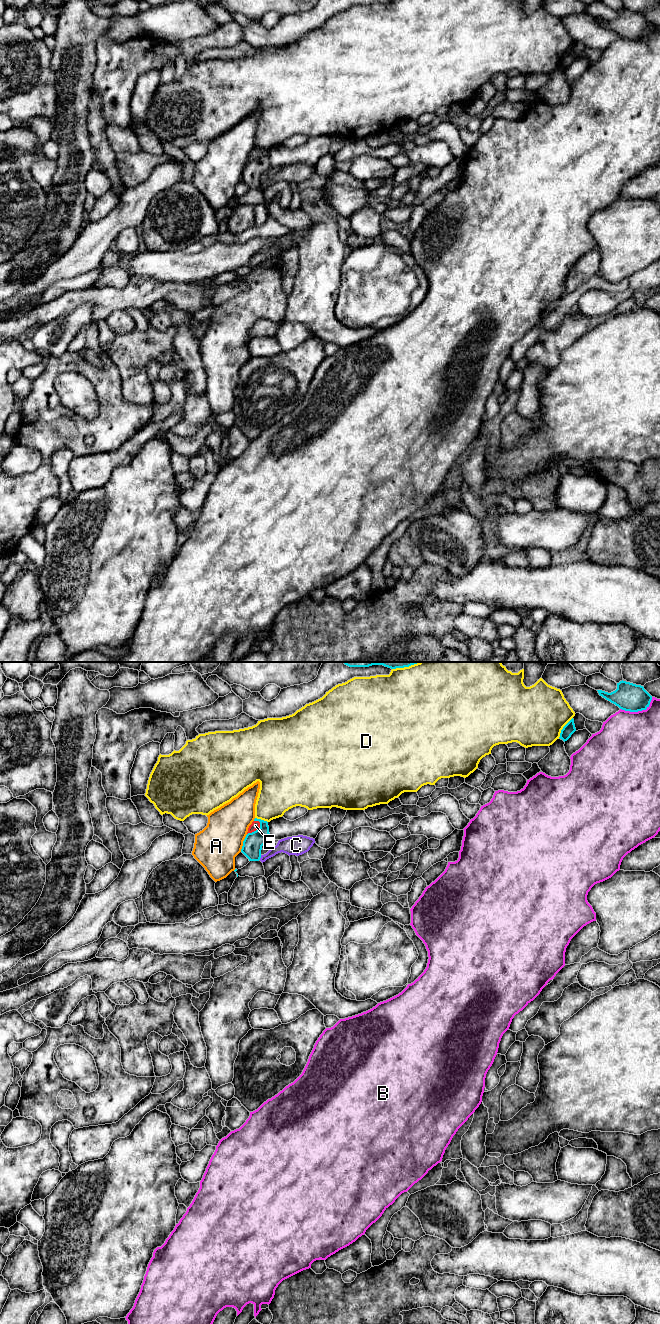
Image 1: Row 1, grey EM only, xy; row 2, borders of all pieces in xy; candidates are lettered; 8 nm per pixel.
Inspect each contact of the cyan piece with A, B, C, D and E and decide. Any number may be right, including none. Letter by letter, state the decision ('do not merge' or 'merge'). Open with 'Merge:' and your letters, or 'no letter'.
Merge: no letter
A: do not merge
B: do not merge
C: do not merge
D: do not merge
E: do not merge

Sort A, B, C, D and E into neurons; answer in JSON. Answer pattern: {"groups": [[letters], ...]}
{"groups": [["A"], ["B"], ["C"], ["D"], ["E"]]}

